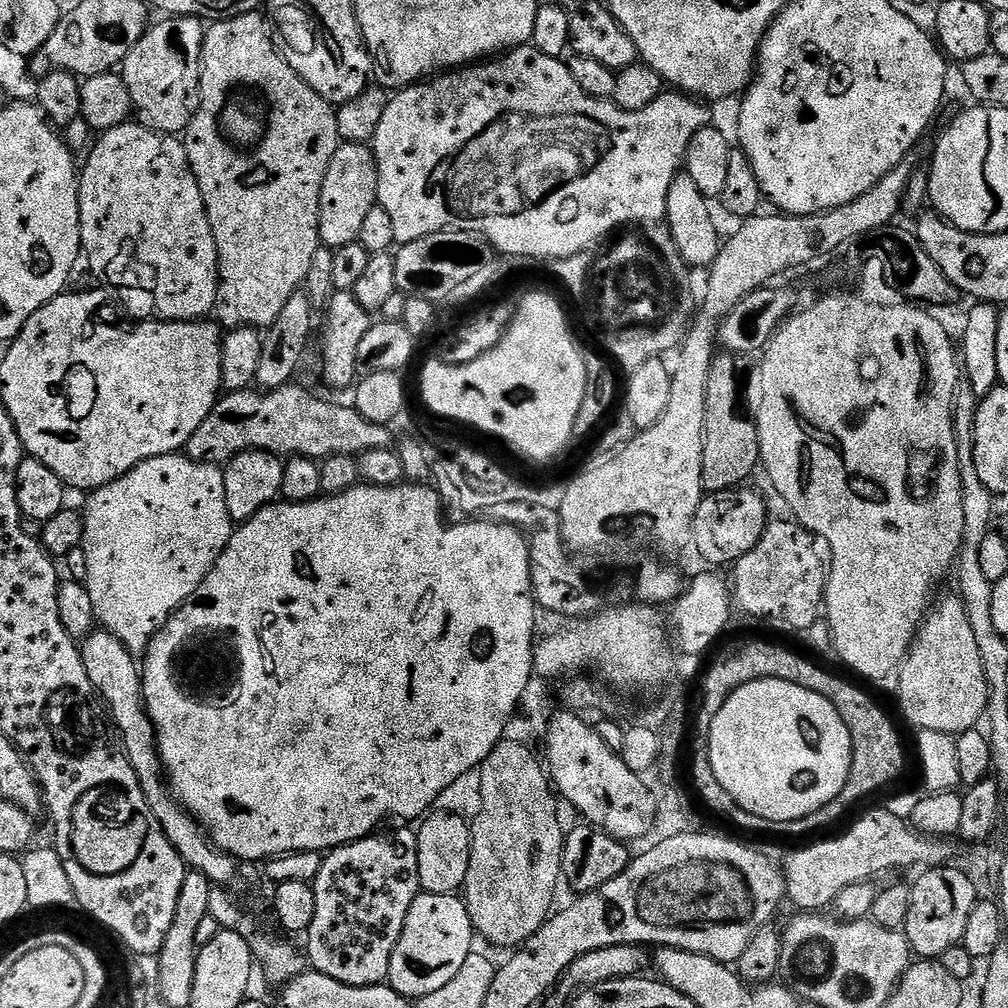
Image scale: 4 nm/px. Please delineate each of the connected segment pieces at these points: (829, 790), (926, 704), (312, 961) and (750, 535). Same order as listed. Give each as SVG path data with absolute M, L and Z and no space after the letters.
M755 680L738 690L734 690L717 708L720 709L714 712L708 725L710 766L714 766L714 778L718 778L718 782L722 782L722 786L728 791L732 801L742 810L746 810L758 818L766 818L771 824L785 824L786 822L794 822L798 818L806 818L810 814L822 810L822 806L834 802L834 798L838 798L838 794L842 794L842 790L850 778L852 739L846 722L840 717L838 710L834 710L834 706L830 702L826 702L826 698L822 694L814 694L814 690L794 686L794 682Z
M959 595L942 597L925 618L900 668L900 708L916 730L945 732L953 738L985 719L988 711L986 670L982 670L982 654L978 654L978 642Z
M408 826L400 827L404 828L398 829L393 836L365 836L352 844L333 848L324 856L322 870L318 870L318 878L311 883L314 922L310 922L306 933L306 960L315 971L350 986L370 986L387 981L390 958L394 954L394 946L398 946L406 914L410 914L410 906L422 891L418 878L416 832Z
M735 488L723 492L709 493L705 495L699 504L695 514L695 522L692 523L692 546L696 548L700 557L704 558L707 565L720 568L722 564L733 565L742 559L761 540L761 536L767 528L770 515L766 510L763 498L752 490L746 488Z

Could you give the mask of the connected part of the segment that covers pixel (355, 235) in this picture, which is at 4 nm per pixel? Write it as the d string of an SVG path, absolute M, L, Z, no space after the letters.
M341 143L339 150L330 158L330 166L326 170L326 178L320 195L320 243L333 250L355 244L362 234L362 222L375 204L378 190L378 170L376 169L376 156L368 144Z

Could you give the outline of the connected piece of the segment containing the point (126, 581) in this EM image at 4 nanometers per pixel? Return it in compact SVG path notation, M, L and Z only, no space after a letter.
M186 454L150 458L146 462L134 466L134 470L130 470L122 478L95 489L85 500L88 501L85 502L84 508L82 507L84 518L84 543L82 547L86 554L86 570L88 571L86 583L88 593L90 594L90 602L94 602L94 614L96 615L97 625L118 637L132 653L147 653L148 644L152 637L199 590L204 579L208 577L209 570L216 565L216 560L224 553L225 546L230 542L234 531L234 521L232 515L226 510L224 468L214 464L203 464L197 460L191 460Z

